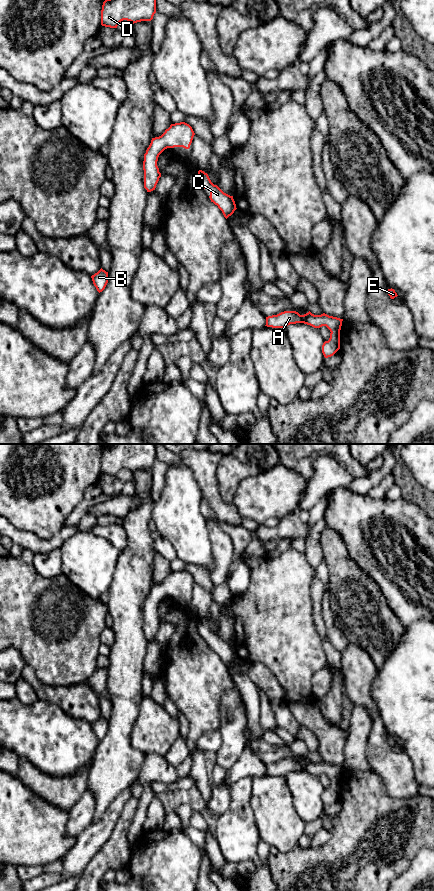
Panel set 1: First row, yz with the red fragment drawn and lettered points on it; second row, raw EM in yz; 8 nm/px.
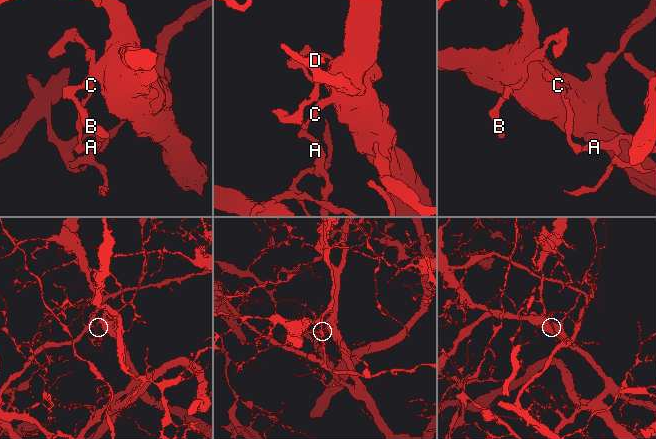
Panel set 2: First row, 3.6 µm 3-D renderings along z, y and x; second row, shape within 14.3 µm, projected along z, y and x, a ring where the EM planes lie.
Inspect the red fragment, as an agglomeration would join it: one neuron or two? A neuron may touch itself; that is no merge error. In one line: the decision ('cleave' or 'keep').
cleave

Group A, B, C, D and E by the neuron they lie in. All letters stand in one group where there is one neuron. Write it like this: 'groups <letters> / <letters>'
groups A B C D / E

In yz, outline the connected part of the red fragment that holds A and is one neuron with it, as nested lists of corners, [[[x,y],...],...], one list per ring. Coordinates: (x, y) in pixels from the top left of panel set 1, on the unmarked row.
[[[284,759],[277,763],[266,765],[267,775],[285,776],[290,772],[304,771],[314,776],[326,774],[330,780],[338,781],[341,778],[342,767],[329,764],[325,761],[321,763],[314,763],[310,759],[304,763],[300,763],[296,759]]]

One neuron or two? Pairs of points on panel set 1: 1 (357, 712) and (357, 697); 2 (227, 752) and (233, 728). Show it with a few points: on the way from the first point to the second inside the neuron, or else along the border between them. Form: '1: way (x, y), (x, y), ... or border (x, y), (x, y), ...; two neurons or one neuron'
1: border (353, 706), (363, 706), (373, 719); two neurons
2: way (232, 746), (233, 734); one neuron

